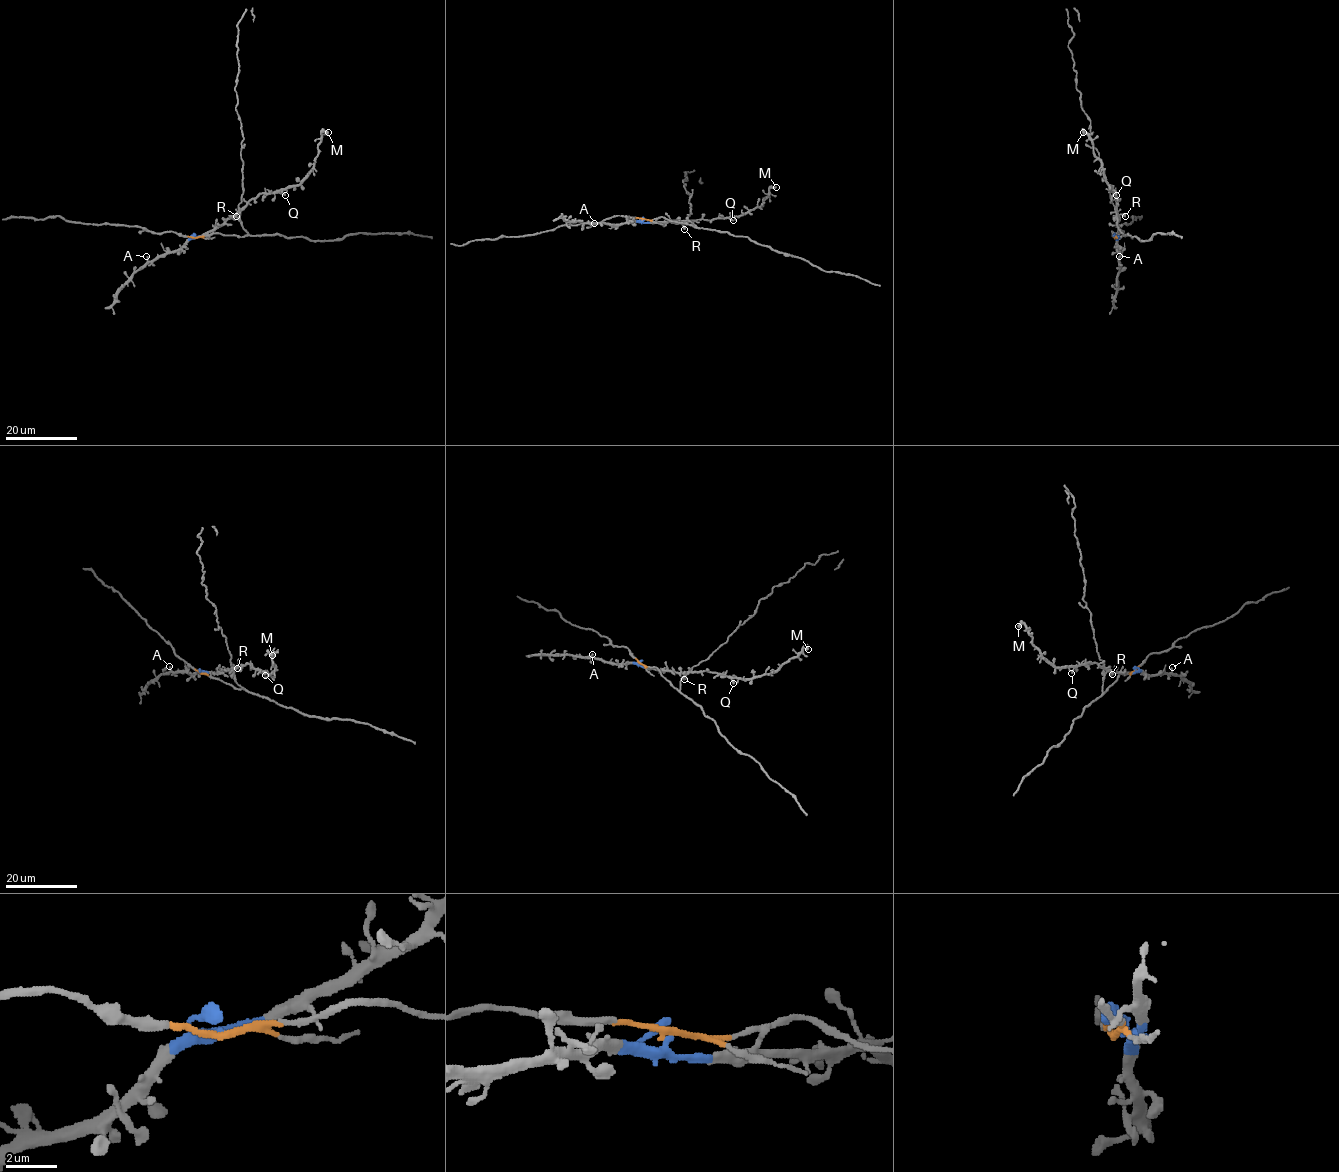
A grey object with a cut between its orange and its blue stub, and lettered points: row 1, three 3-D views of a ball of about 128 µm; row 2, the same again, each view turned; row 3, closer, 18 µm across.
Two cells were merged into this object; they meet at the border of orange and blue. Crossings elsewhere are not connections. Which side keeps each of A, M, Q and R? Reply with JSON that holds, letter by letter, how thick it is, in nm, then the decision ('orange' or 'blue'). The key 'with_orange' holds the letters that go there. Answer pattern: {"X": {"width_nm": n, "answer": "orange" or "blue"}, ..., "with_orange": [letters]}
{"A": {"width_nm": 200, "answer": "blue"}, "M": {"width_nm": 500, "answer": "blue"}, "Q": {"width_nm": 320, "answer": "blue"}, "R": {"width_nm": 480, "answer": "blue"}, "with_orange": []}

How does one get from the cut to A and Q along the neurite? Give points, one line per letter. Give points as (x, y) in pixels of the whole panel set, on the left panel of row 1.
A: (195, 237), (151, 260), (146, 256)
Q: (195, 237), (216, 229), (262, 193), (285, 195)

